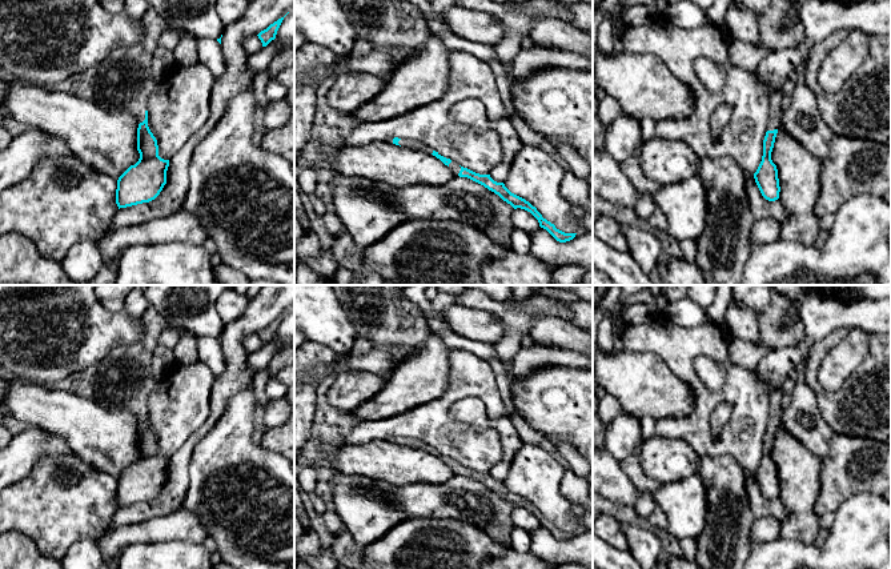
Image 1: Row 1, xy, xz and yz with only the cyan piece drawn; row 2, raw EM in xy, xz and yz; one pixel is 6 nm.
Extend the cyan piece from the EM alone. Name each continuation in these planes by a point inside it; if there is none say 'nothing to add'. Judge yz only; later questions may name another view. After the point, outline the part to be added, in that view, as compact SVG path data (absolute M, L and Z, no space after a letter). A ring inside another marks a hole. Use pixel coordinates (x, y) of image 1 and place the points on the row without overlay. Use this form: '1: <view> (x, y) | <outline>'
1: yz (775, 393) | M767 385L767 389L770 396L770 414L767 429L774 429L782 424L783 409L780 406L780 400L786 390L783 386L770 386L770 385Z

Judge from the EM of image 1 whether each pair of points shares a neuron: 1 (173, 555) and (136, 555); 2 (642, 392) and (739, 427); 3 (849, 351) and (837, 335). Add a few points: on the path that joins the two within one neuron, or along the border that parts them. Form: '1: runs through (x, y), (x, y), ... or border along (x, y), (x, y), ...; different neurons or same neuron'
1: runs through (164, 555), (145, 555); same neuron
2: border along (681, 380), (693, 396), (693, 409), (663, 419); different neurons
3: border along (851, 328), (833, 347); different neurons

